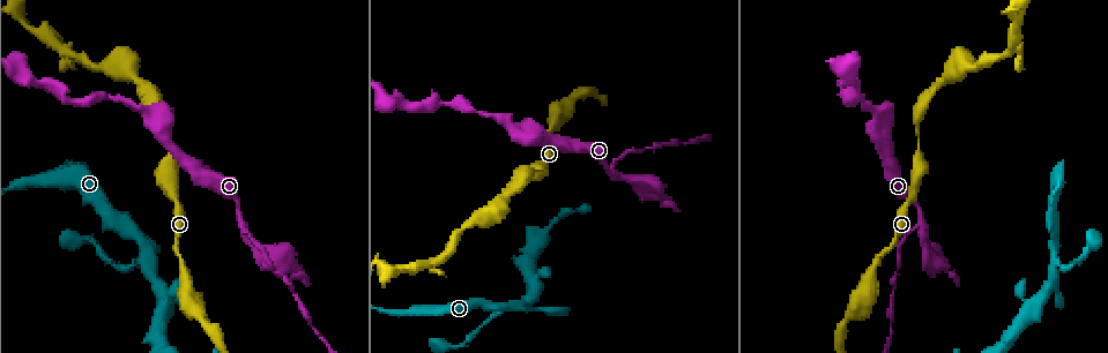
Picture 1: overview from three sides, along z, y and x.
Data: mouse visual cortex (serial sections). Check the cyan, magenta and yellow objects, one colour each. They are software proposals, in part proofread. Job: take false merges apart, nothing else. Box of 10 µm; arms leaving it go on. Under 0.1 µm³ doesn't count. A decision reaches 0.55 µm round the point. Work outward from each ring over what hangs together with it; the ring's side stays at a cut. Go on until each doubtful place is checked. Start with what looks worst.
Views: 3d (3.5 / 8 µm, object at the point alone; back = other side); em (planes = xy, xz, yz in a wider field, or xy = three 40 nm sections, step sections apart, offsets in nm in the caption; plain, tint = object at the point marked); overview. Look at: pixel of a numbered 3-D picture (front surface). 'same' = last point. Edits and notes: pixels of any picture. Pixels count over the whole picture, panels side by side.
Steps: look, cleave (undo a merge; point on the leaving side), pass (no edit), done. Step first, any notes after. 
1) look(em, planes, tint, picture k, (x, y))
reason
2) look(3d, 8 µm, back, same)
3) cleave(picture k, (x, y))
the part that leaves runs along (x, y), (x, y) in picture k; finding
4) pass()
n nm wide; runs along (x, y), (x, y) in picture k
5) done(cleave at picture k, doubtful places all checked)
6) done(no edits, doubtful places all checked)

look(3d, 3.5 µm, picture 1, (243, 223))
arms part here

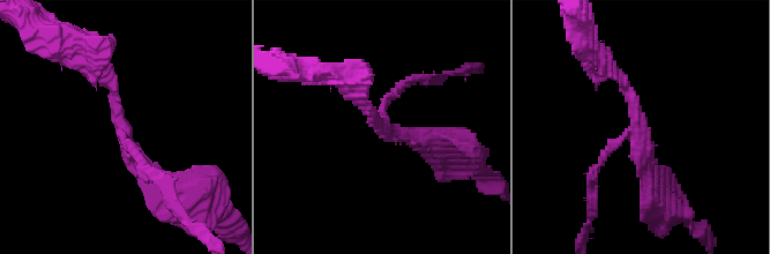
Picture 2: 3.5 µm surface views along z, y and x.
pass()
one cell here

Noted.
look(3d, 8 µm, picture 1, (148, 259))
a fork

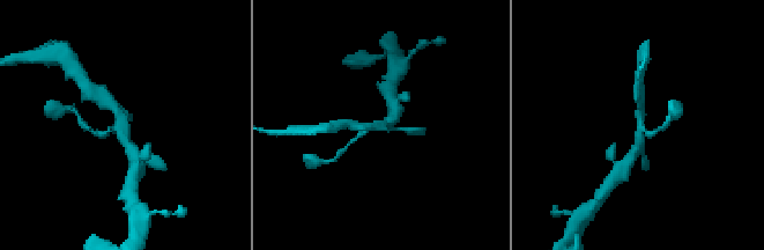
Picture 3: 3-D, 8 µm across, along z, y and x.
look(3d, 3.5 µm, back, same)
closer look

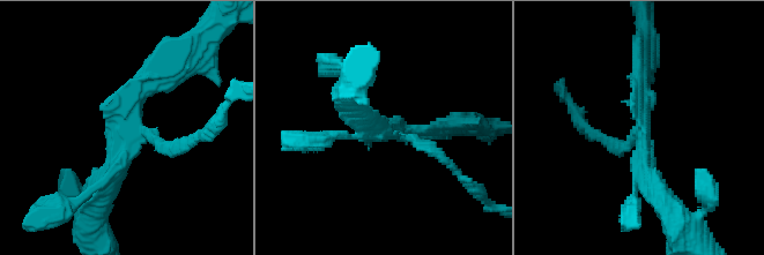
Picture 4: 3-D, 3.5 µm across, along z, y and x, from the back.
pass()
runs along (164, 68), (93, 195) in picture 4; continuous, no second cell

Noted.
look(3d, 8 µm, picture 1, (27, 22))
sharp bend

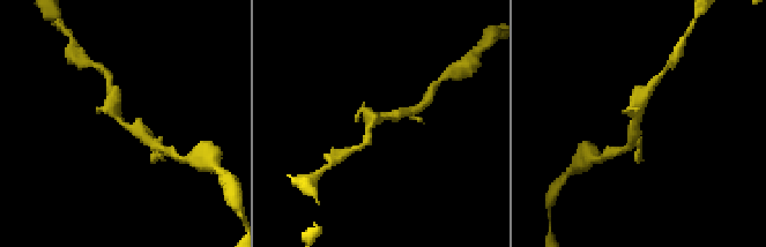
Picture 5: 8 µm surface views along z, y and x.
look(3d, 3.5 µm, back, same)

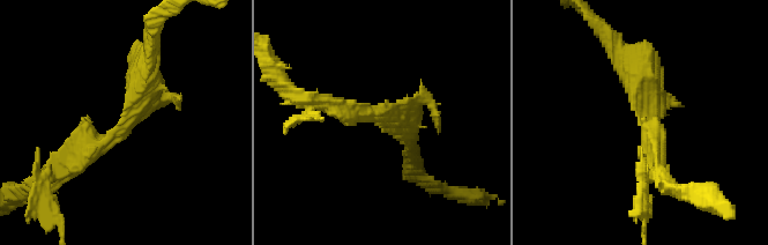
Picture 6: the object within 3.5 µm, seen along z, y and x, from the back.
look(em, xy, step 2, tint, picture 6, (128, 122))
3 arms; arms of 200, 250, 350 nm; now the EM

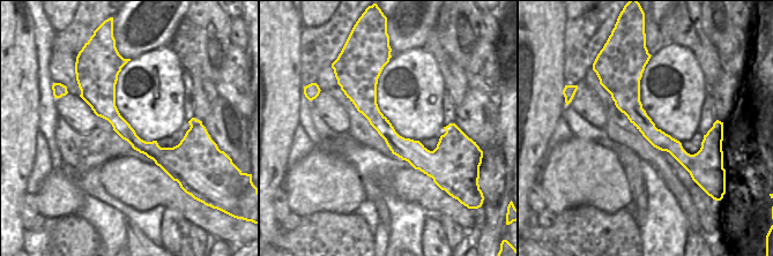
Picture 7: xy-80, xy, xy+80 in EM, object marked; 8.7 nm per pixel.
pass()
190 nm wide; runs along (346, 88), (417, 155), (448, 138) in picture 7; one cell here

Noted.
done(no edits, doubtful places all checked)

